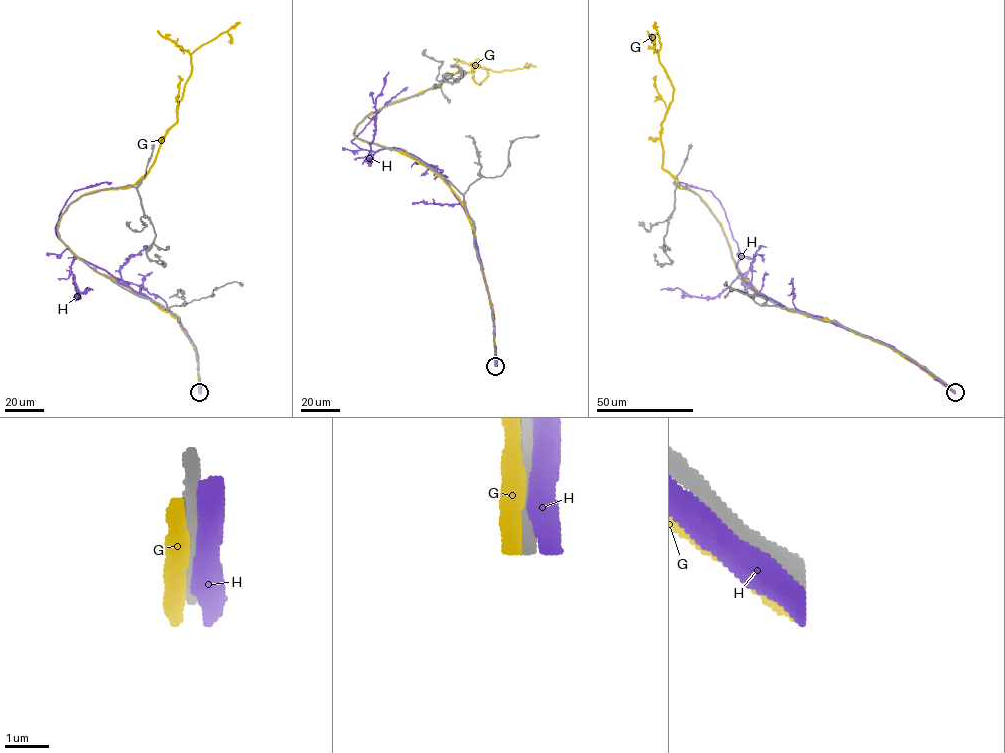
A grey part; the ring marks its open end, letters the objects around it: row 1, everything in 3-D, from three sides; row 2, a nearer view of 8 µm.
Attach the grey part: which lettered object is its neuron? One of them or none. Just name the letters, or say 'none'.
none

